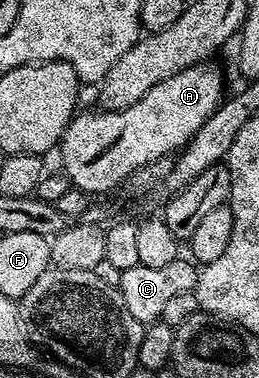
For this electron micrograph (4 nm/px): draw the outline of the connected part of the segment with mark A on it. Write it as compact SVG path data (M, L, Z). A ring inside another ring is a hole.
M201 62L174 74L174 78L166 78L154 86L154 90L146 90L134 106L126 106L117 112L107 110L95 110L96 112L84 112L72 117L68 129L64 131L64 139L58 145L60 160L64 163L63 175L70 181L71 187L81 188L89 194L96 192L108 192L111 188L119 189L134 170L146 166L150 162L158 162L164 156L172 156L183 150L202 130L206 118L220 109L225 99L224 76L212 65L212 62Z

